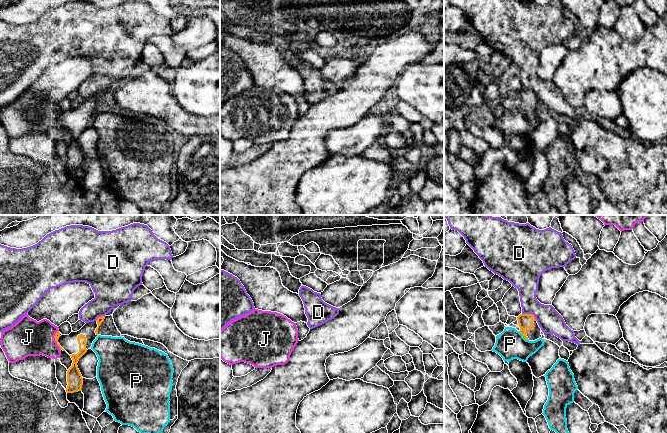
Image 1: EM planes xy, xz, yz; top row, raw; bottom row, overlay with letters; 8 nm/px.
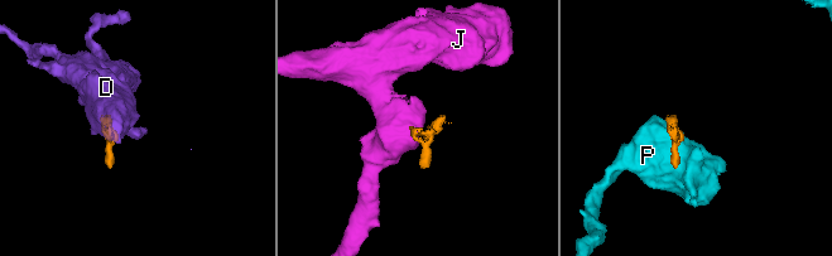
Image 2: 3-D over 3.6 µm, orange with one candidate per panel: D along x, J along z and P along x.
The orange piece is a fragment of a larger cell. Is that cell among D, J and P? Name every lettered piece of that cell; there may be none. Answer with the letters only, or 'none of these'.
none of these

